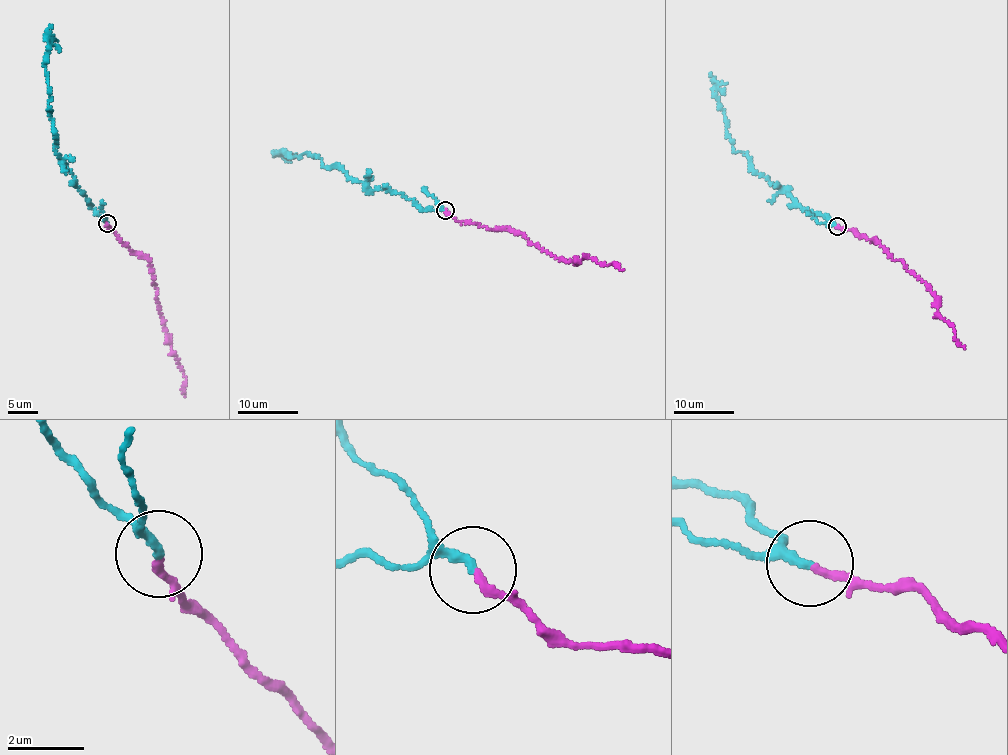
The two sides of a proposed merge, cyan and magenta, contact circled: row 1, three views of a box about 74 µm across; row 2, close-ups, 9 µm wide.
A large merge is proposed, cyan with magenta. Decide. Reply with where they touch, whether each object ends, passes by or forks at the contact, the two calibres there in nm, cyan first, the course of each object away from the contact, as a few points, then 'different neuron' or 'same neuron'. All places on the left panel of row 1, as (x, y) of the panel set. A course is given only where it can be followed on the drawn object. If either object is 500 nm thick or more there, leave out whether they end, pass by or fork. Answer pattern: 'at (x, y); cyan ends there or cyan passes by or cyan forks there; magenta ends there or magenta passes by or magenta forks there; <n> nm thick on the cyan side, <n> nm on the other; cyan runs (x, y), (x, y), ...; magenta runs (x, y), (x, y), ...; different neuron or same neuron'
at (107, 223); cyan ends there; magenta ends there; 240 nm thick on the cyan side, 200 nm on the other; cyan runs (106, 223), (91, 209), (56, 152), (48, 107), (45, 36), (51, 34), (56, 41); magenta runs (106, 224), (134, 253), (142, 254), (148, 261), (170, 352), (184, 374), (184, 396); different neuron

